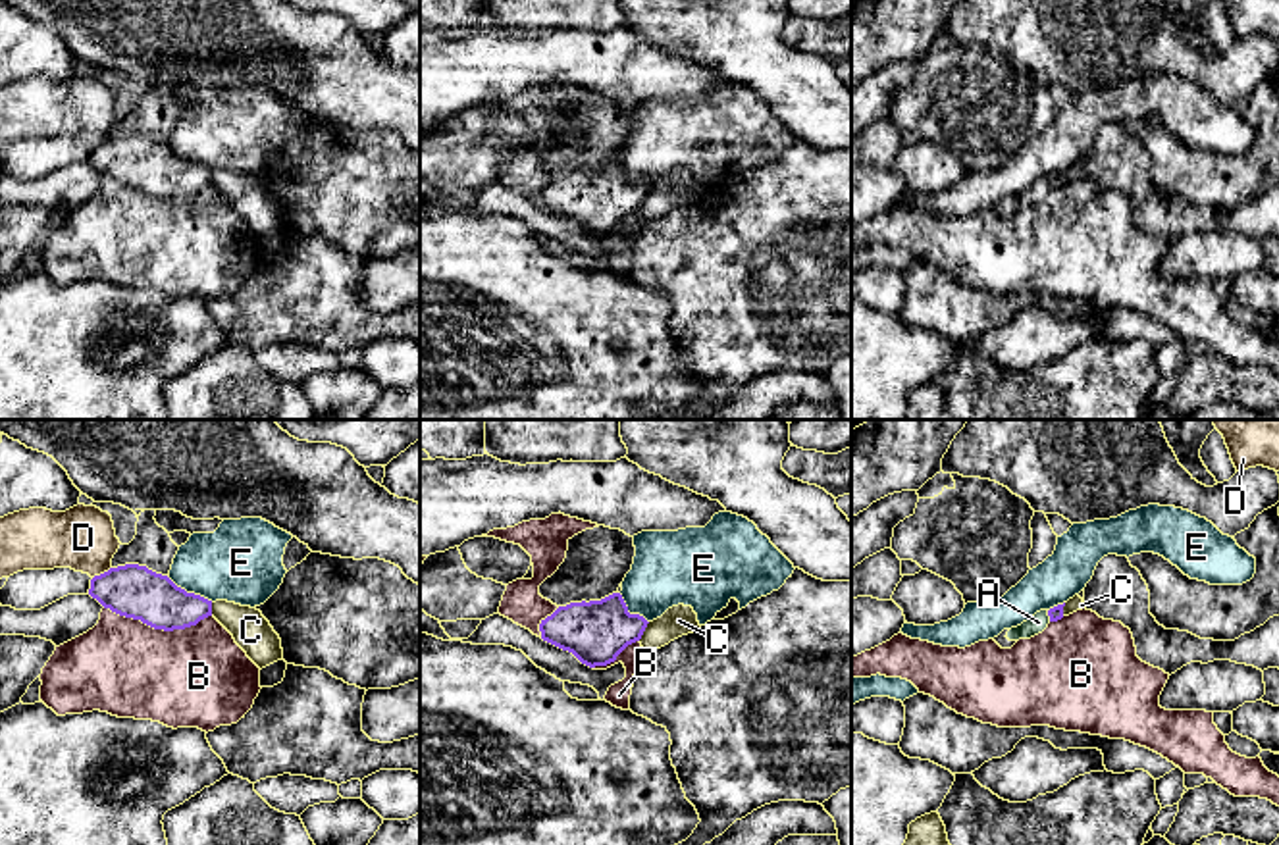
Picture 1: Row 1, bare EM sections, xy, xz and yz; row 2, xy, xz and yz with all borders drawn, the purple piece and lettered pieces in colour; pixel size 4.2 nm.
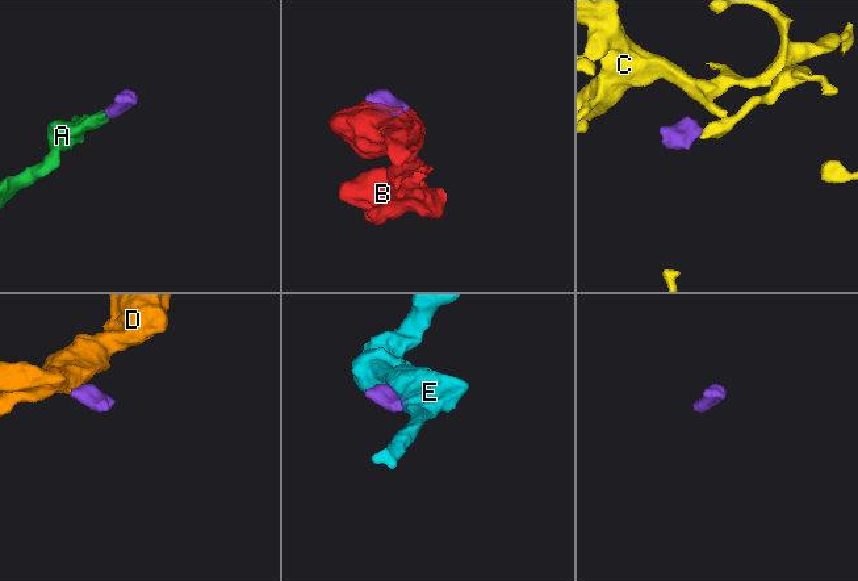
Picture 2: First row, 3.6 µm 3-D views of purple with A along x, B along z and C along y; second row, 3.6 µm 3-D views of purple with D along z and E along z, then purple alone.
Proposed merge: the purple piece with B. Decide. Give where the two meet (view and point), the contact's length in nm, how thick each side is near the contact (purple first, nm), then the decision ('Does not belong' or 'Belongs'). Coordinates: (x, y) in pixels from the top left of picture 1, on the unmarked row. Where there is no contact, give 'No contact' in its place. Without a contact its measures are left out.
Touches purple at xy (158, 197). Shared border 440 nm. Thickness 220 nm (purple) against 420 nm. Does not belong

